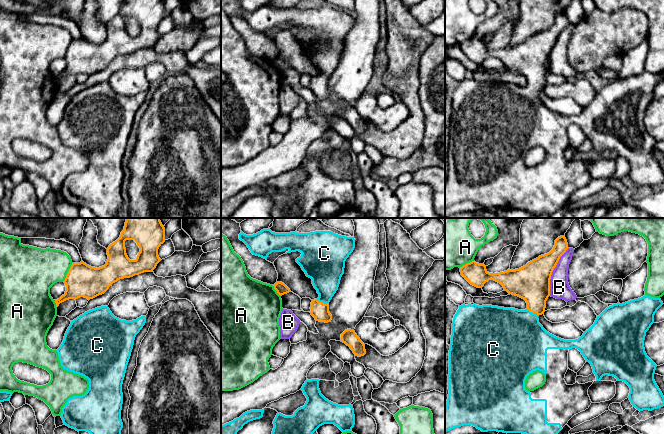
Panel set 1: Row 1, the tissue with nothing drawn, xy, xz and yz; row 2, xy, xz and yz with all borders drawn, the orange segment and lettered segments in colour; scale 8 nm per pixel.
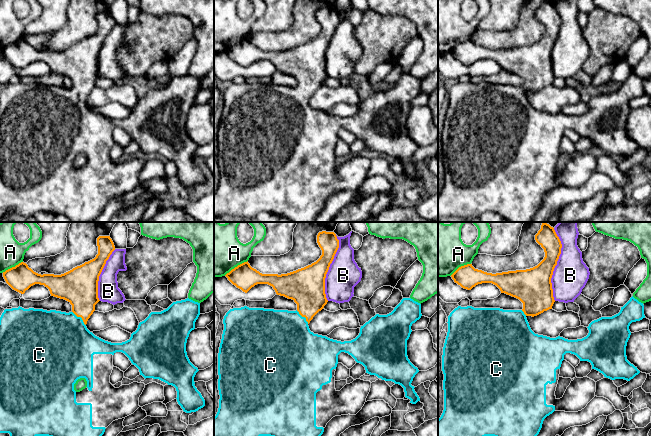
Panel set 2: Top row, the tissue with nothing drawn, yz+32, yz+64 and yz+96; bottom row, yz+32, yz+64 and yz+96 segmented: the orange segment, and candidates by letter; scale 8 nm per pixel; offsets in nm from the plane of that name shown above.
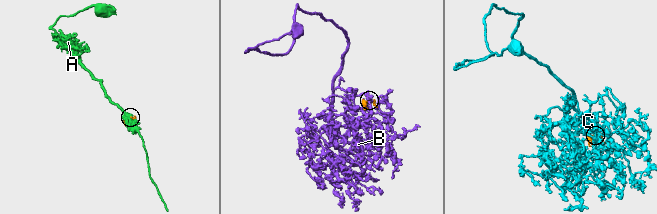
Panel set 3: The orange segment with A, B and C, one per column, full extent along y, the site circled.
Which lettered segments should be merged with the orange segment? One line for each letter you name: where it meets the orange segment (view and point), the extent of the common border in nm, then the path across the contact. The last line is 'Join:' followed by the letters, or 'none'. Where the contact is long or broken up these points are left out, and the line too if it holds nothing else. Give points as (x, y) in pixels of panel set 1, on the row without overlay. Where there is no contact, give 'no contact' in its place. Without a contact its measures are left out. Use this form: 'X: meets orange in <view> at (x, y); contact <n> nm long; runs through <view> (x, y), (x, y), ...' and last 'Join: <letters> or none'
C: meets orange in yz at (532, 88); contact 120 nm long; runs through yz (531, 58), (532, 88), (515, 114)
Join: C

